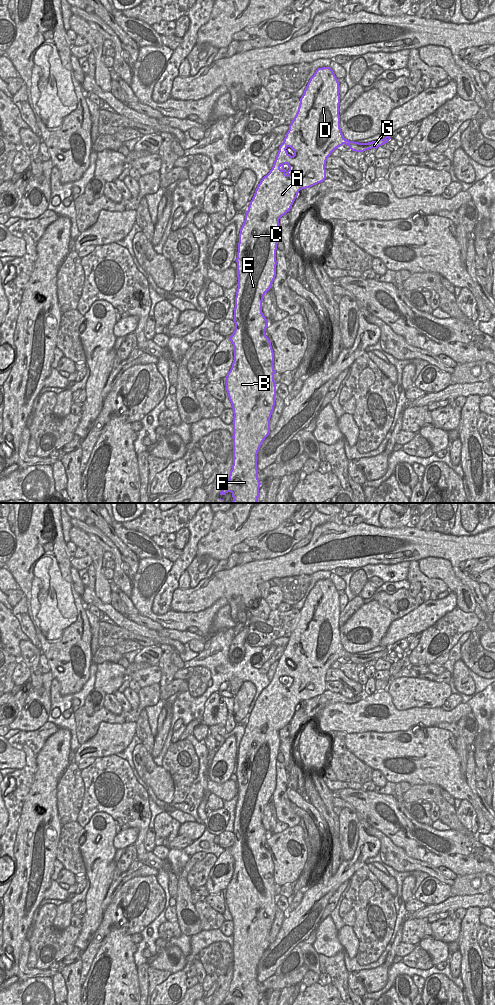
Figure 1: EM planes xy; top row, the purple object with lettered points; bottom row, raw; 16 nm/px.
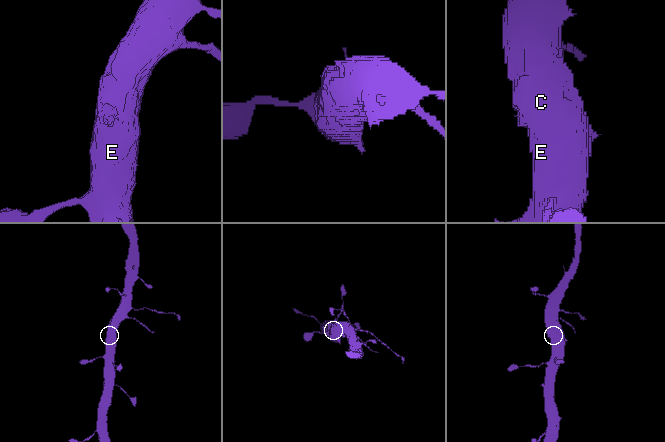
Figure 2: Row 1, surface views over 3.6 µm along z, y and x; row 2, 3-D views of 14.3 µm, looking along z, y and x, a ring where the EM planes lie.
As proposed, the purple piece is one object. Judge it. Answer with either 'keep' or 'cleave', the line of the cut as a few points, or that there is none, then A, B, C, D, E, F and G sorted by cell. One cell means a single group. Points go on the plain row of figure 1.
cleave; cut xy (353, 653), (348, 657); groups A B C D E F / G

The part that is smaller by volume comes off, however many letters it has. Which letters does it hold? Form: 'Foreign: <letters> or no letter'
Foreign: G.

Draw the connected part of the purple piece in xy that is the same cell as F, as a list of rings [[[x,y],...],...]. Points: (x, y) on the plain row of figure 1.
[[[330,579],[318,580],[310,590],[273,679],[258,696],[240,741],[236,770],[235,842],[229,848],[234,859],[234,872],[226,888],[226,903],[234,926],[233,977],[220,1005],[259,1005],[257,966],[270,945],[277,898],[274,893],[274,864],[265,847],[268,831],[262,825],[262,813],[276,788],[279,731],[290,723],[300,702],[326,691],[325,677],[331,665],[343,656],[354,654],[345,651],[341,644],[339,596]]]

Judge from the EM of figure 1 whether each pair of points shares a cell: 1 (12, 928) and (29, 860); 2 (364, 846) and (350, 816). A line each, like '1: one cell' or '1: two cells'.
1: one cell
2: two cells

